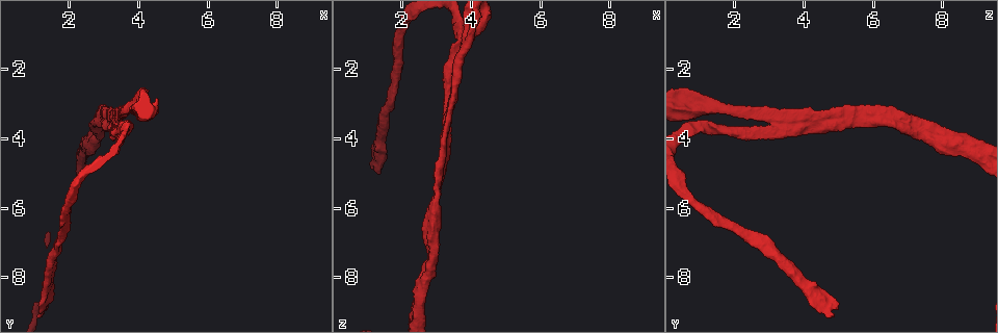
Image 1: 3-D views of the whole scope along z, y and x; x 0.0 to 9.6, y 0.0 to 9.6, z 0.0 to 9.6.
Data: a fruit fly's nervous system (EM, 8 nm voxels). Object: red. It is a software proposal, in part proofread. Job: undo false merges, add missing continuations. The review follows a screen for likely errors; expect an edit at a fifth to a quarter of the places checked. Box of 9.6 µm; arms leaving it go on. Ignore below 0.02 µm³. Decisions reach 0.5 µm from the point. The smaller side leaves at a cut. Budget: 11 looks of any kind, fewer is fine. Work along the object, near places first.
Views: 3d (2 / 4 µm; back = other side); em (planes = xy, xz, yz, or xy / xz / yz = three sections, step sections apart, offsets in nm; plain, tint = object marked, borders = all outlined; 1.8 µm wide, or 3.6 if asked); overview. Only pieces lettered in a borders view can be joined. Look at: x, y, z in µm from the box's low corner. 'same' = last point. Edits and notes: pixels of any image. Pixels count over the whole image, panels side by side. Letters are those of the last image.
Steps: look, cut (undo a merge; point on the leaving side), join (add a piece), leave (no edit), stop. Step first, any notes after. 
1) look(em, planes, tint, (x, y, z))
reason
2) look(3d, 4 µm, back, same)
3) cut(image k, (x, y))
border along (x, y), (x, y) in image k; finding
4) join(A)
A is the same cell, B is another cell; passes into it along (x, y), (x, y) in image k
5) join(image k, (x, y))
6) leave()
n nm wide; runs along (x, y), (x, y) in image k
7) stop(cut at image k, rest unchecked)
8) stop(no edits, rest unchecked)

look(3d, 4 µm, back, (3.05, 3.55, 5.00))
three-way junction

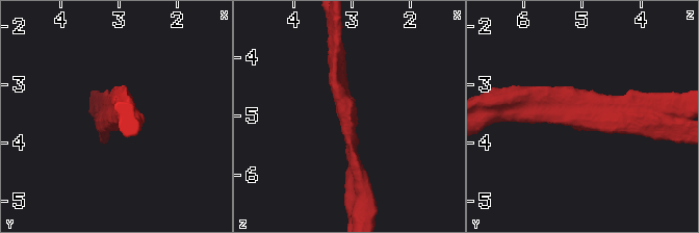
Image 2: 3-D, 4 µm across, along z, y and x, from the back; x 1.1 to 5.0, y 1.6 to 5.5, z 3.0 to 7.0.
look(em, planes, borders, (3.10, 3.60, 5.05))
3 arms; arms of 190, 200, 220 nm

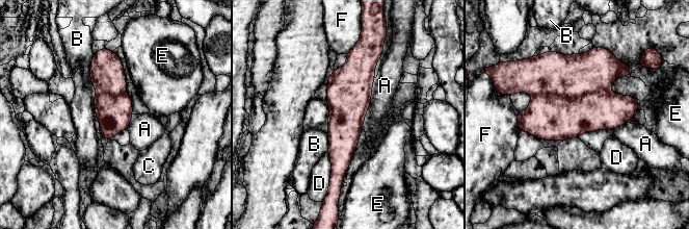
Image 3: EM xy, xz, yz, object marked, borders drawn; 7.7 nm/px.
leave()
280 nm wide; A, B, C, D, E and F are other cells; continuous, no second cell

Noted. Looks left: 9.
look(em, planes, borders, (2.45, 4.25, 8.85))
three arms meet

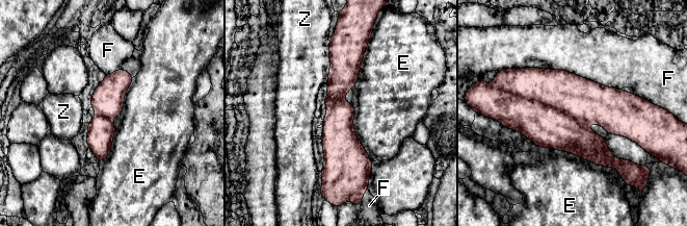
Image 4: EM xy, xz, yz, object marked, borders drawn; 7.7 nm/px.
leave()
240 nm wide; E, F and Z are other cells; border along (538, 146), (569, 151), (616, 169) in image 4; continuous, no second cell

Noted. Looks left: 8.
look(em, planes, plain, (3.45, 3.40, 2.95))
a narrow waist

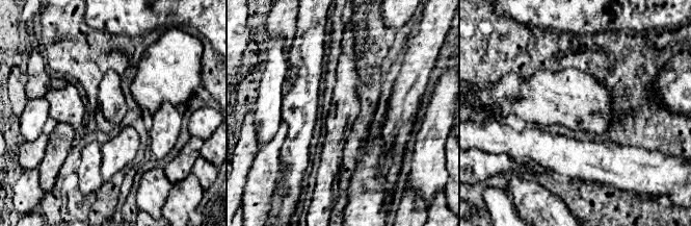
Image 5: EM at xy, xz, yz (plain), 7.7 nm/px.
look(em, planes, borders, same)

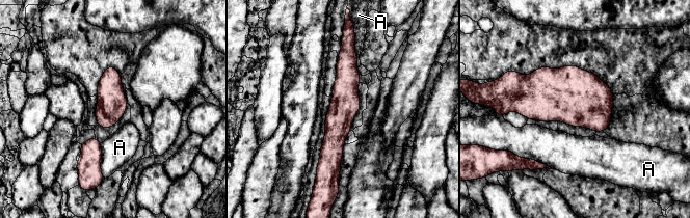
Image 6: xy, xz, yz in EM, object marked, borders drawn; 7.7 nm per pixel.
leave()
A is another cell; border along (100, 143), (101, 173), (104, 176) in image 6; one cell here

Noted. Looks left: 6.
look(3d, 2 µm, (1.20, 9.10, 4.90))
long arm stops here

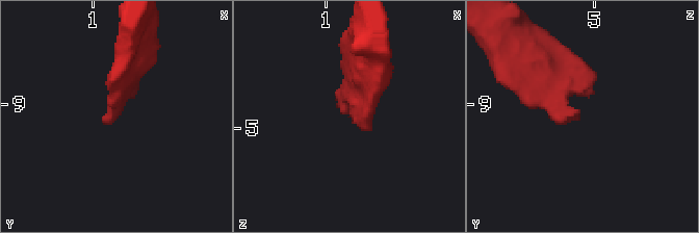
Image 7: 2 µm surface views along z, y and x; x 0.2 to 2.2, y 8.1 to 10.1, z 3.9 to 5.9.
look(em, planes, plain, (1.20, 9.10, 4.88))
shape alone is not enough

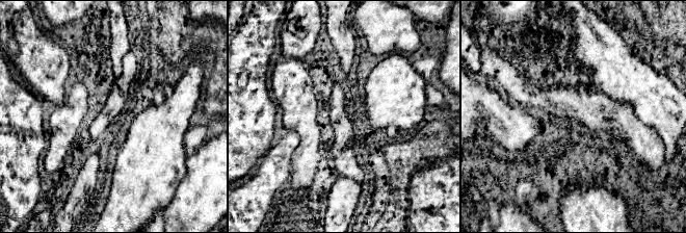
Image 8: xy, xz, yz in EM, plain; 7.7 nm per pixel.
look(em, planes, borders, same)

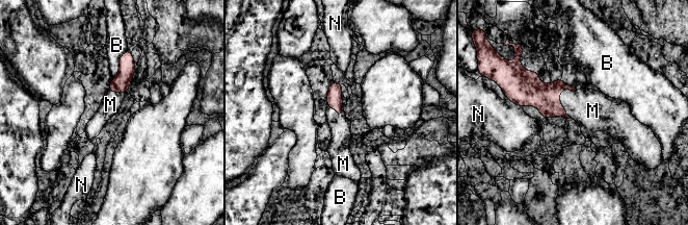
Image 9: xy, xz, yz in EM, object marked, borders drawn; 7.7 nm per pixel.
join(M)
M is the same cell, B and N are other cells; passes into it along (530, 91), (559, 103), (589, 108) in image 9; it goes on there

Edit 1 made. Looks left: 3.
stop(join at image 9, rest unchecked)

